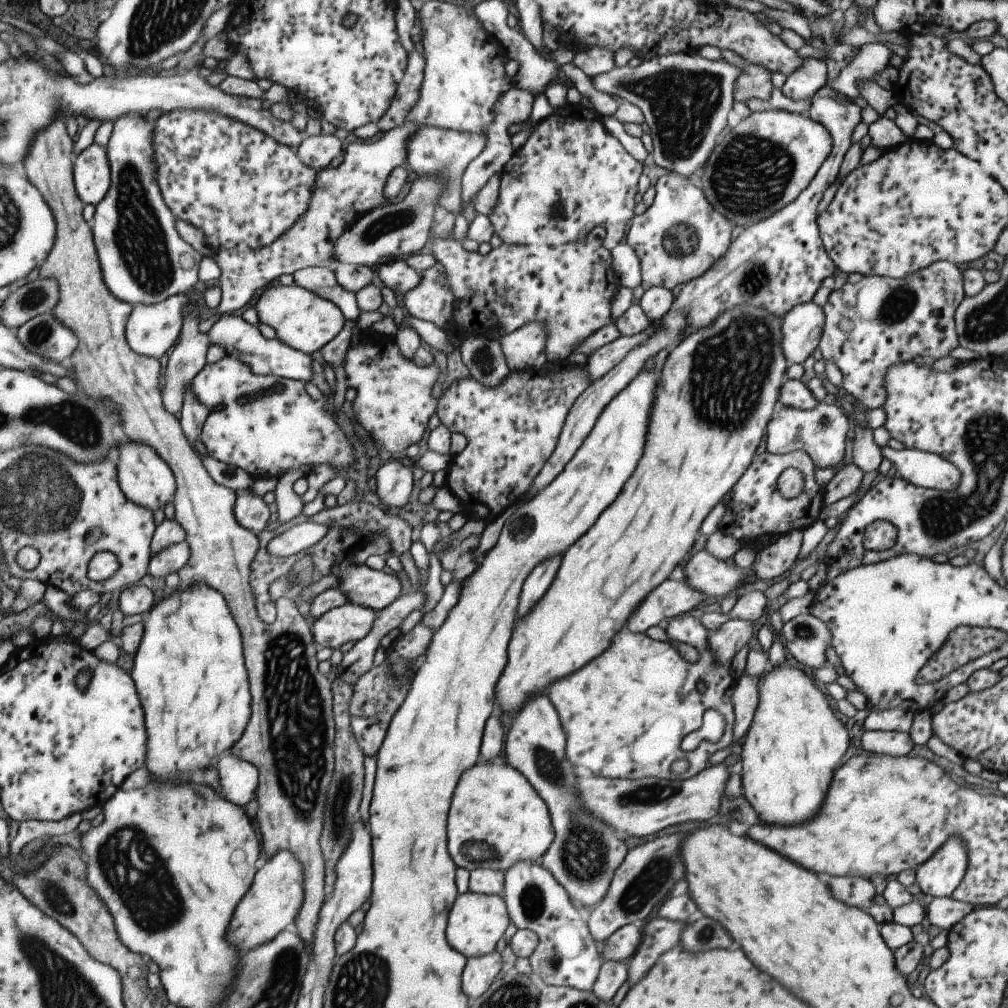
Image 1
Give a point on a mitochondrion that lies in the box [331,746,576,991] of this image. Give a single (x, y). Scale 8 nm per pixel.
(475, 851)

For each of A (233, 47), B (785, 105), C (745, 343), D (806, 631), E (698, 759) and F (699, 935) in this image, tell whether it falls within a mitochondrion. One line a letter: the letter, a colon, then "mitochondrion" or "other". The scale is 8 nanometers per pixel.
A: other
B: other
C: mitochondrion
D: mitochondrion
E: other
F: mitochondrion

